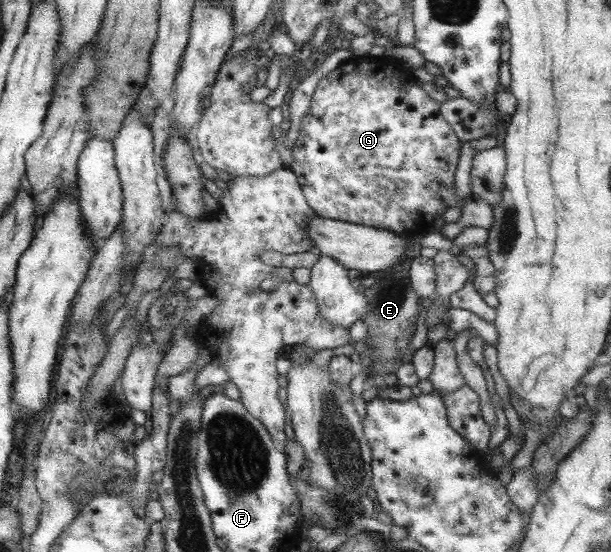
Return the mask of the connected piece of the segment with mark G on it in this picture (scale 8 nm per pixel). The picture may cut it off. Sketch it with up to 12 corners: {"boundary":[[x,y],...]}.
{"boundary":[[416,79],[318,80],[289,169],[316,216],[420,235],[463,202]]}

